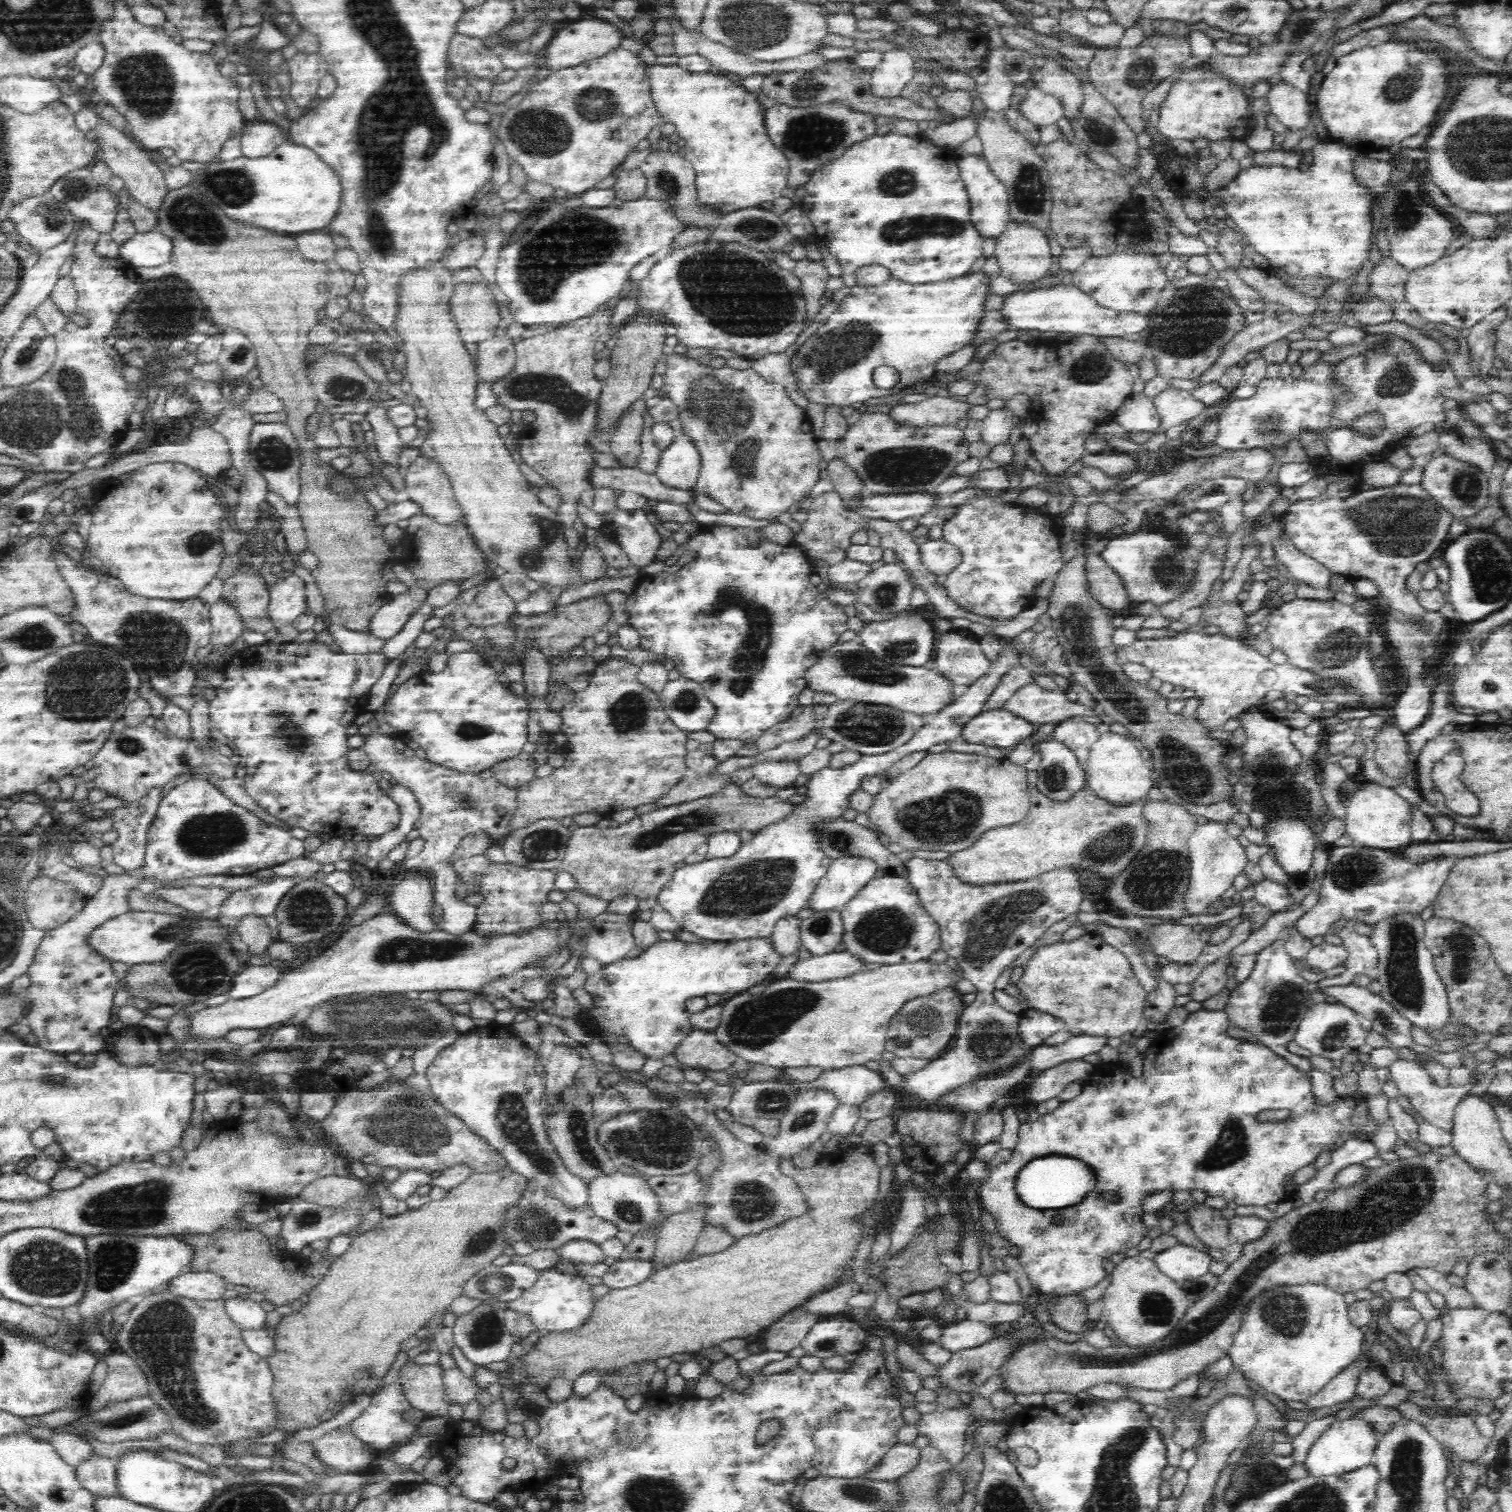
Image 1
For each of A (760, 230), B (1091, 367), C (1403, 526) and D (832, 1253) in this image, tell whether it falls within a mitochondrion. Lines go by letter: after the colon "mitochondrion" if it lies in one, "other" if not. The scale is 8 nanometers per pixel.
A: mitochondrion
B: mitochondrion
C: mitochondrion
D: other

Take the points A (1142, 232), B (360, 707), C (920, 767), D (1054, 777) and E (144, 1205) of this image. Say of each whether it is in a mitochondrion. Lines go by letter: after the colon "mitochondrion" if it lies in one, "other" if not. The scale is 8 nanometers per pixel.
A: other
B: other
C: other
D: mitochondrion
E: mitochondrion

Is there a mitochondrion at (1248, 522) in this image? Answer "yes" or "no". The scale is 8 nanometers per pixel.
no

